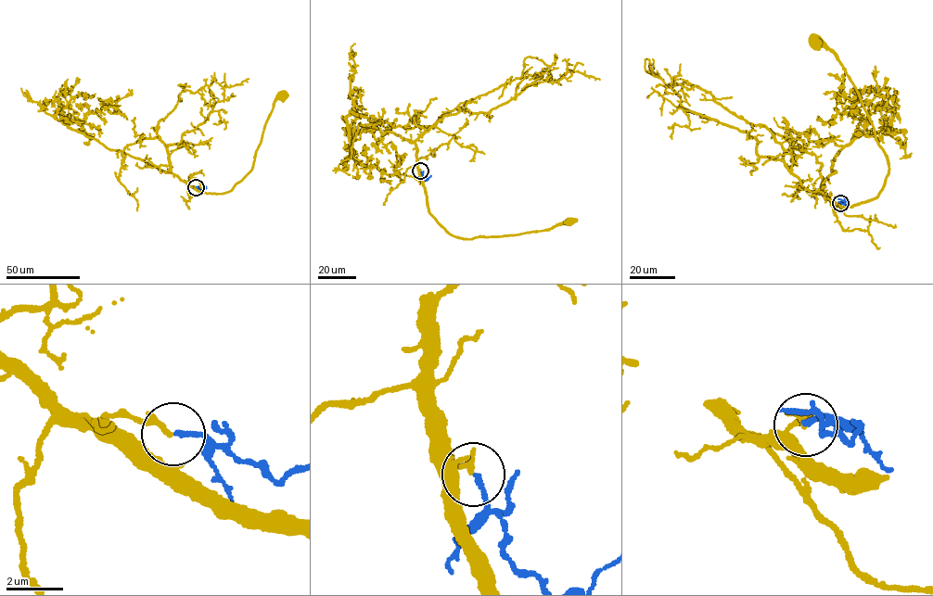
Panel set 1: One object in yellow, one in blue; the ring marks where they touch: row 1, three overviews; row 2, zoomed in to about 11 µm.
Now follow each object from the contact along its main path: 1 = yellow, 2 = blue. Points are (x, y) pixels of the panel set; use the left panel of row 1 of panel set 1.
1: (195, 187), (206, 193), (222, 194), (242, 179), (251, 168), (274, 102), (283, 96)
2: (195, 187), (200, 189), (206, 186)

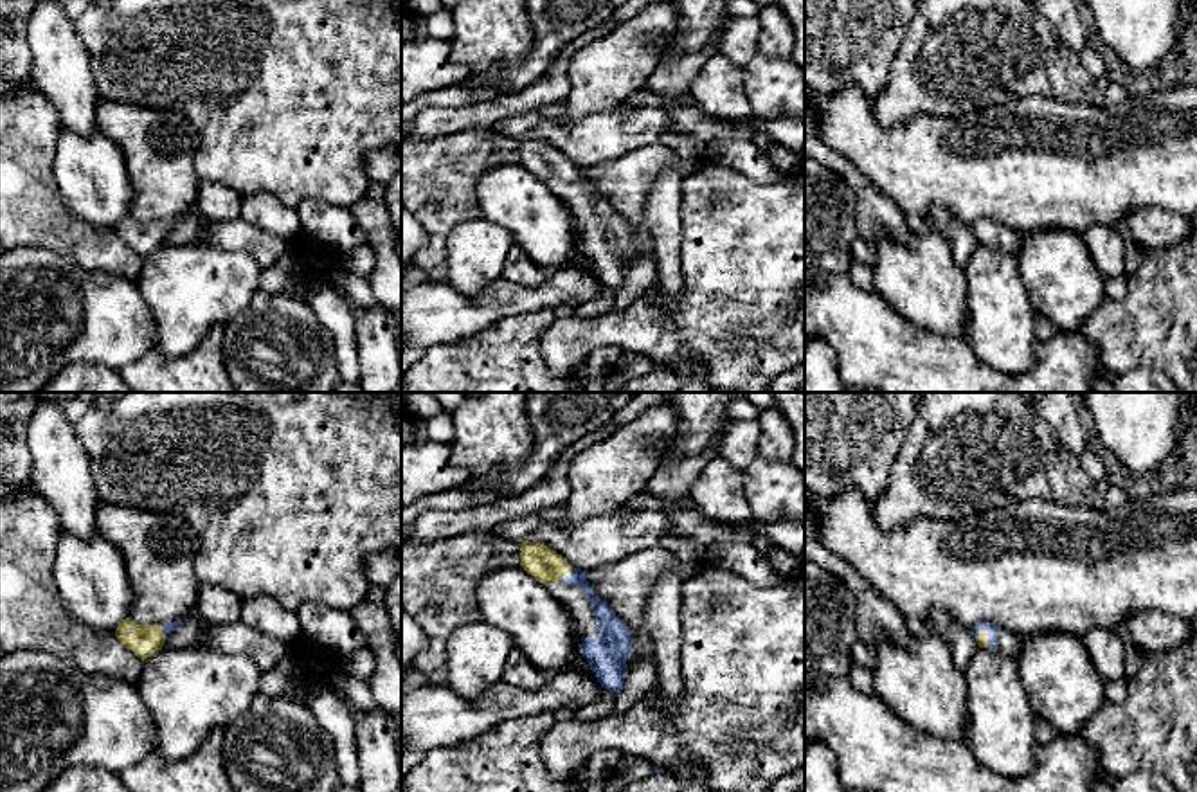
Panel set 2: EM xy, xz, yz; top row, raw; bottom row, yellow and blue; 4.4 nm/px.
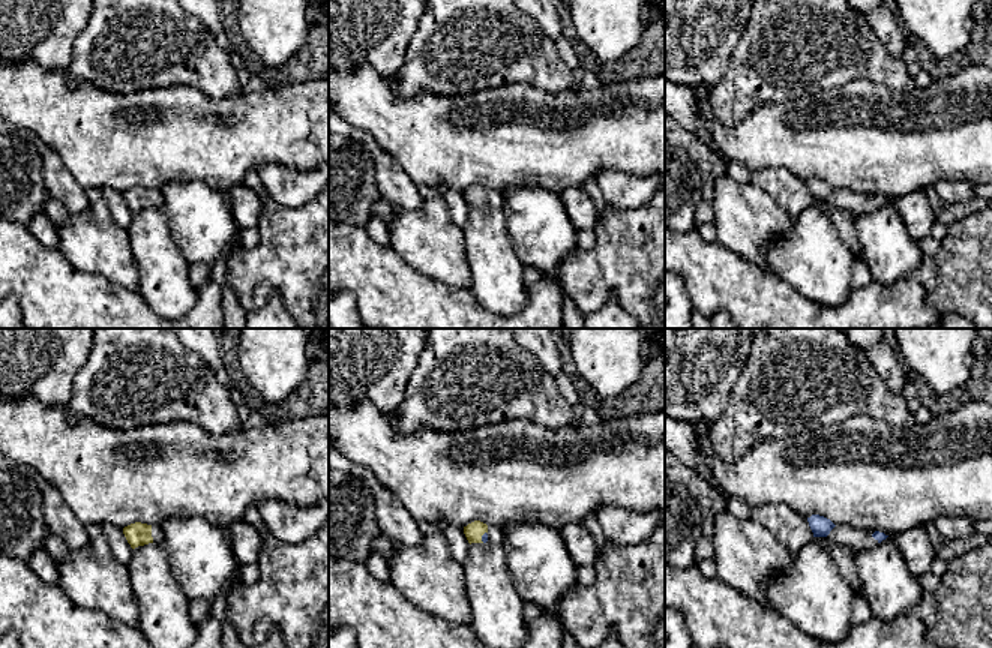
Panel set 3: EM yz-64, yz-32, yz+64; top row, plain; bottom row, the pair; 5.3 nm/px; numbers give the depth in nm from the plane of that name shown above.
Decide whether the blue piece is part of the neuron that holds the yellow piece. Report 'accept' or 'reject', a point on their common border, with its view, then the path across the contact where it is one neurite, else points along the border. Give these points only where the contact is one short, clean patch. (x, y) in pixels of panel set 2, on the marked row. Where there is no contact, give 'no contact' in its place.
accept | xz (567, 575) | across xz (544, 564), (567, 575), (589, 591), (605, 616)

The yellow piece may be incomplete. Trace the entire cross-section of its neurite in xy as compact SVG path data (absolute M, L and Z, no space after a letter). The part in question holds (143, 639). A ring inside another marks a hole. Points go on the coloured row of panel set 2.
M126 617L115 630L115 637L131 650L139 659L146 661L157 650L162 650L166 637L182 623L182 619L167 625L139 625Z

